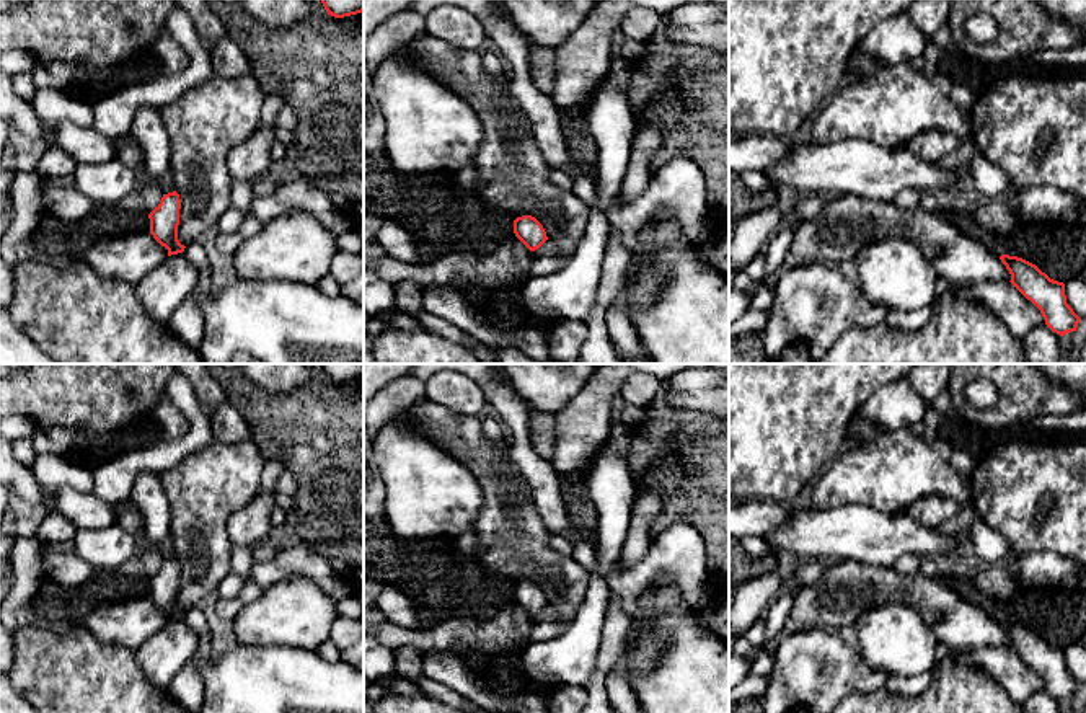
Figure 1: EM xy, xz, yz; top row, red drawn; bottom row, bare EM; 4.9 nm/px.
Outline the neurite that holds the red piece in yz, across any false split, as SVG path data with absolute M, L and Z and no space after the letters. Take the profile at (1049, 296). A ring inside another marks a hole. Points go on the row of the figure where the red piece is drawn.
M1009 255L1000 256L1011 274L1011 284L1042 313L1045 325L1057 334L1076 331L1079 317L1066 303L1065 284L1050 279L1035 264Z

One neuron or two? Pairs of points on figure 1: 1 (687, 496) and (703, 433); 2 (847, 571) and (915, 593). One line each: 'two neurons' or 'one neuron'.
1: one neuron
2: one neuron

